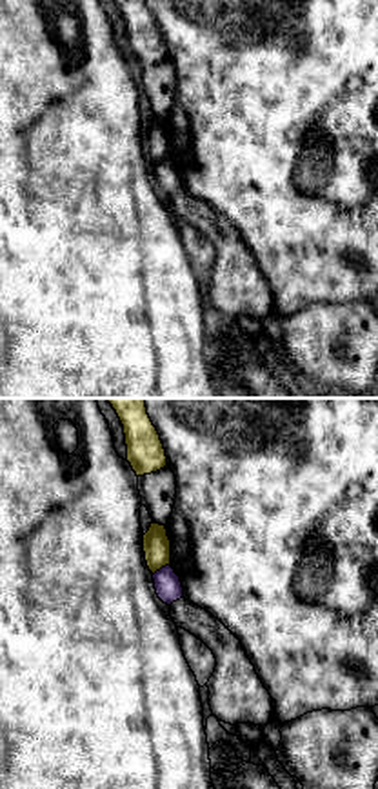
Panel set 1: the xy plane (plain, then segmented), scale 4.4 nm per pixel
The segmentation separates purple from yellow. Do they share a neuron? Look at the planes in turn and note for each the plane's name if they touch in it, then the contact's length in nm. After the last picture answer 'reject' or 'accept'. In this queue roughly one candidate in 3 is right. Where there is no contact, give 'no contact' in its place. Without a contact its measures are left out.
contact in xy; length 90 nm

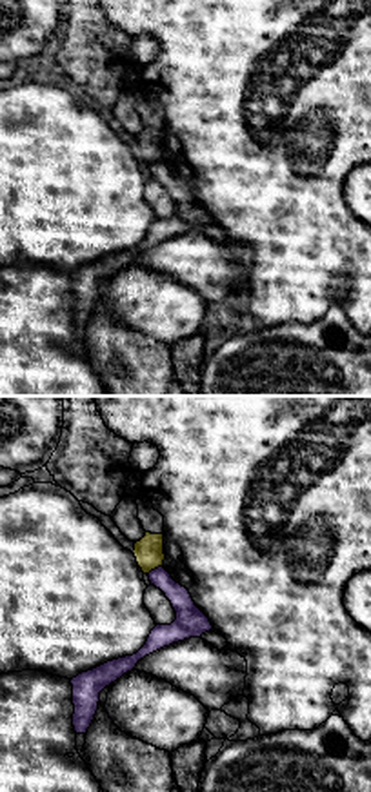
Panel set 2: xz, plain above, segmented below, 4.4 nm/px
contact in xz; length 80 nm

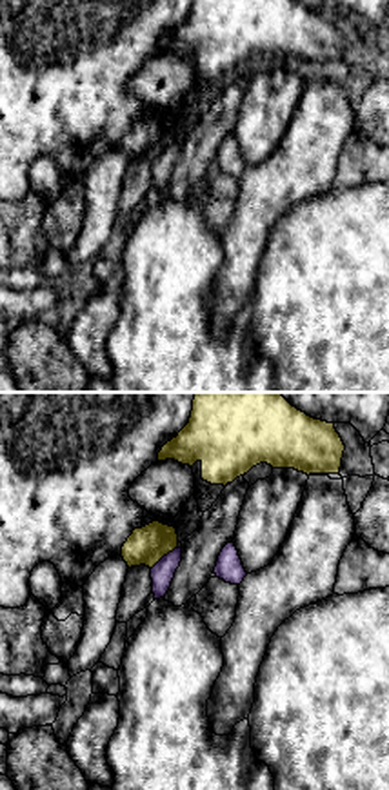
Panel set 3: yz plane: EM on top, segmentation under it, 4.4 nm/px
contact in yz; length 160 nm

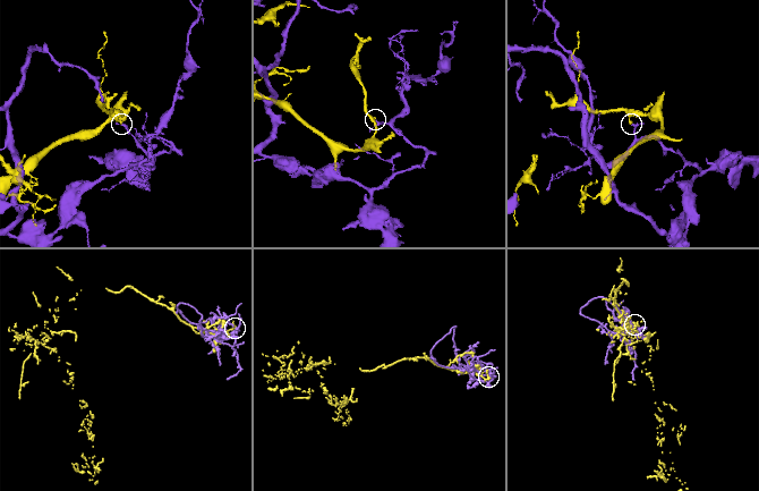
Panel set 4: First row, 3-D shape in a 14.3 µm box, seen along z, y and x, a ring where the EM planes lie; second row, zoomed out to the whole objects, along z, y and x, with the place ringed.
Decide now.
reject

